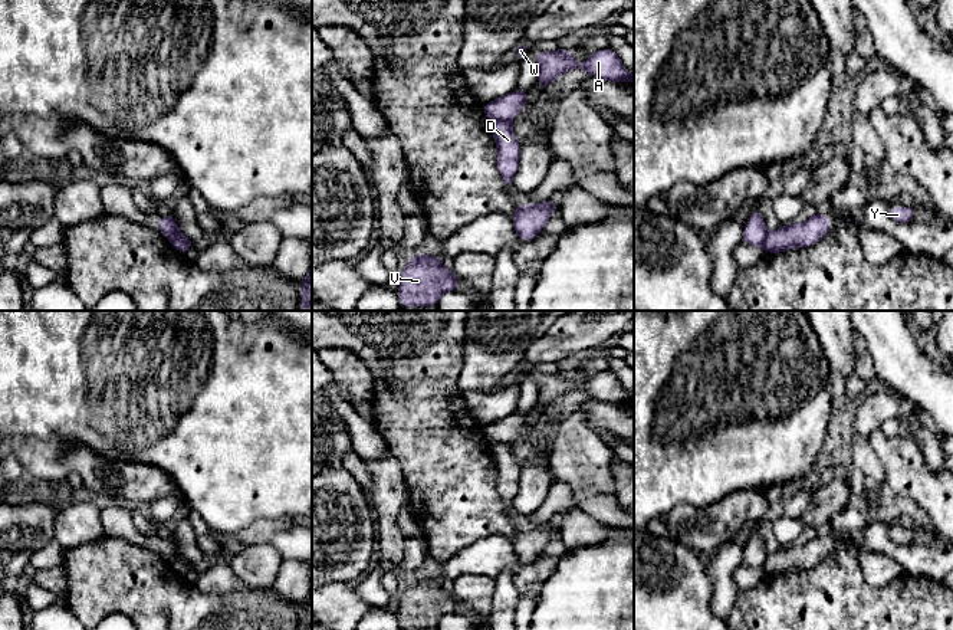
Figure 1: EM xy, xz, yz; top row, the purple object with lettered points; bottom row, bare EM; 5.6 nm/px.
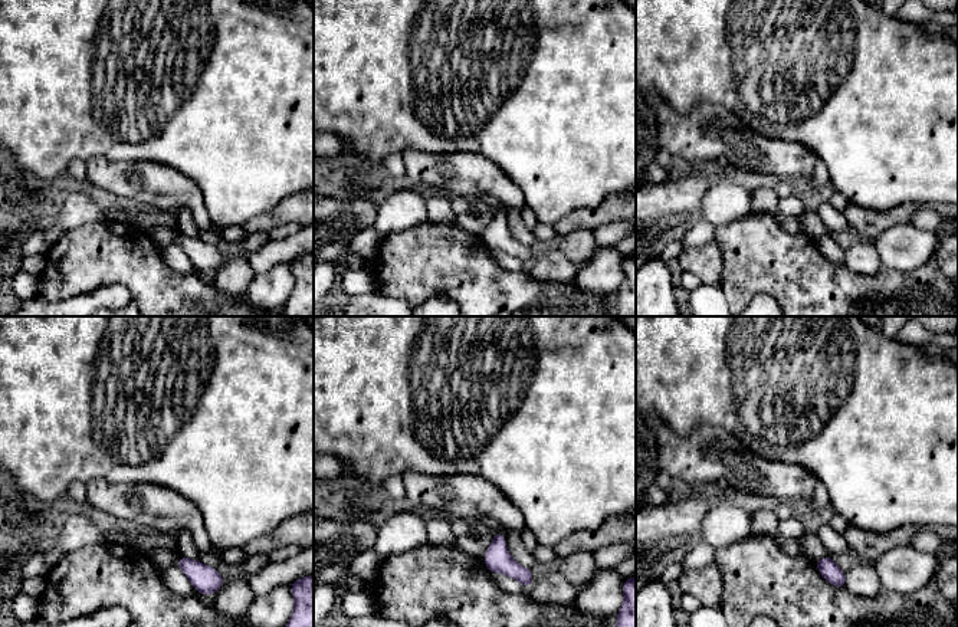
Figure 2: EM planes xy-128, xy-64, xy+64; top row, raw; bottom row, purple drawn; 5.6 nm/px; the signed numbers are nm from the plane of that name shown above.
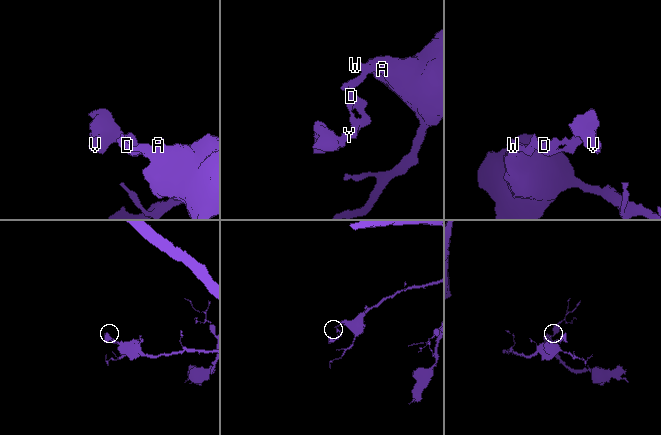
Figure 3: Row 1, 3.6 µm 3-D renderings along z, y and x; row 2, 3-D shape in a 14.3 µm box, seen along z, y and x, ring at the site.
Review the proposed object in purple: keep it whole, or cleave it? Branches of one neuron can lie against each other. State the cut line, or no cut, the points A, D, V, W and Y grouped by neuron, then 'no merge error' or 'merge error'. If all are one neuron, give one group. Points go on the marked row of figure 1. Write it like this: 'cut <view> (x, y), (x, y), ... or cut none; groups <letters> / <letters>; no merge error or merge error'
cut xz (509, 120), (492, 124); groups A W / D V Y; merge error

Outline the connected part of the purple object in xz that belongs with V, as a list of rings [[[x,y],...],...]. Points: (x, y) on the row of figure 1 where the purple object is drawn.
[[[413,255],[410,268],[402,266],[401,283],[397,286],[404,306],[436,306],[440,296],[460,289],[460,279],[447,270],[441,259],[430,255]]]

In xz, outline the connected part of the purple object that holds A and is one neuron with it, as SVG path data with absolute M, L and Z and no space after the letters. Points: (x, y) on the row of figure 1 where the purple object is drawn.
M562 46L556 52L539 52L535 55L539 68L539 78L536 85L546 88L552 81L562 76L563 72L575 68L584 69L589 76L612 82L634 82L634 73L628 73L617 56L617 53L607 47L601 49L584 62L576 63L569 50Z

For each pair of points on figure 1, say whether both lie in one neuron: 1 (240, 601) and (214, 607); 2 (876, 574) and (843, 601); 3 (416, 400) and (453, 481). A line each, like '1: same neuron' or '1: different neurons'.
1: same neuron
2: different neurons
3: same neuron

